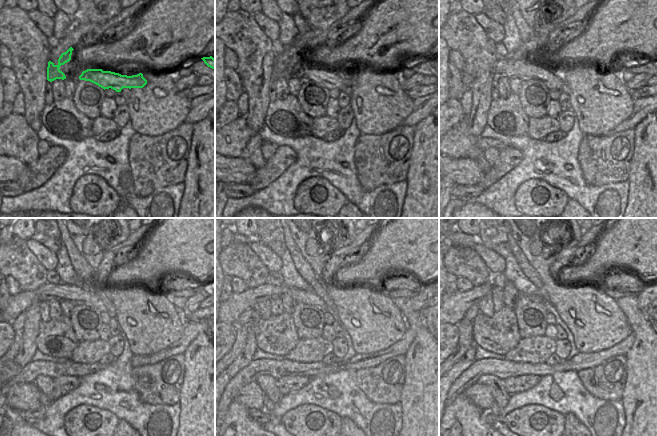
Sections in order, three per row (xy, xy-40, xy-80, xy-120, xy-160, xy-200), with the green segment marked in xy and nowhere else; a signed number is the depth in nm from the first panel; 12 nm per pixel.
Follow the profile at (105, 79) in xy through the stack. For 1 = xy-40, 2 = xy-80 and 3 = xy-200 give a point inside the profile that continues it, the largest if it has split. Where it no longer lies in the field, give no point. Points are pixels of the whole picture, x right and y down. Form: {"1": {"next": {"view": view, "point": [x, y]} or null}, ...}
{"1": {"next": {"view": "xy-40", "point": [290, 65]}}, "2": {"next": {"view": "xy-80", "point": [516, 64]}}, "3": {"next": {"view": "xy-200", "point": [459, 303]}}}

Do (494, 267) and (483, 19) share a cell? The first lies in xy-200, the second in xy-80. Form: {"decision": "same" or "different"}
{"decision": "same"}

